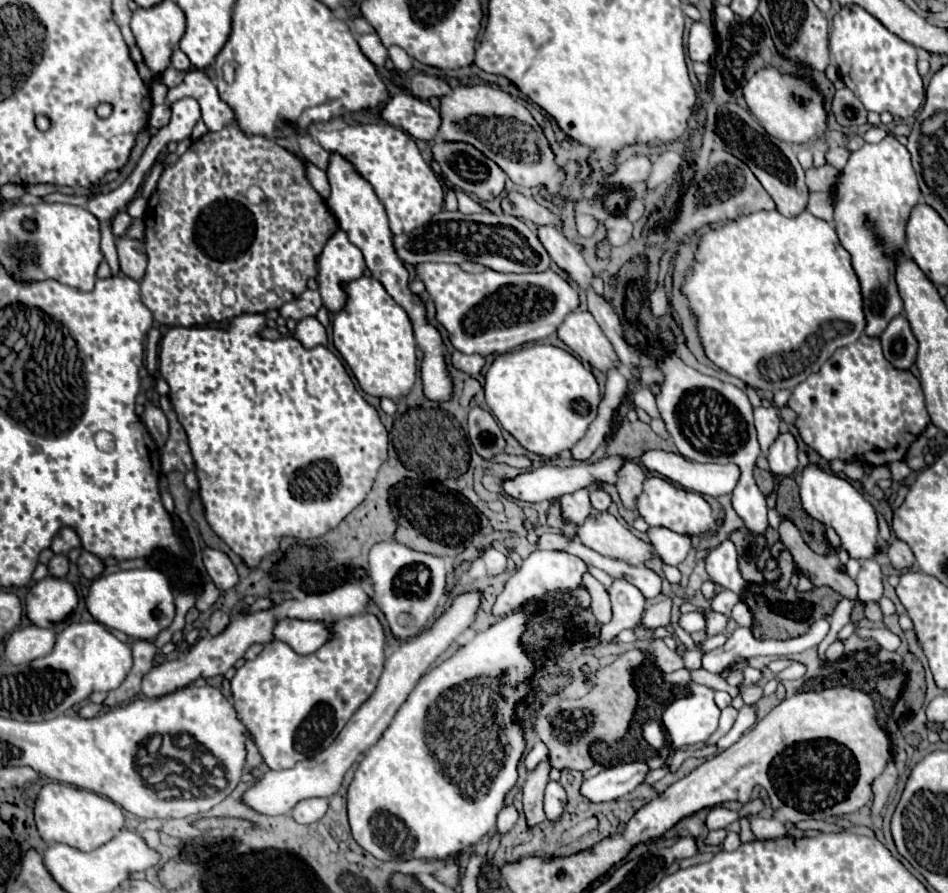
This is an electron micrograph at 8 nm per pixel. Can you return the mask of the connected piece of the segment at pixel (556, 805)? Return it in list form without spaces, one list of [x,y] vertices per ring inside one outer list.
[[[550,781],[546,785],[546,797],[544,797],[544,811],[546,811],[546,817],[550,821],[560,821],[562,815],[564,815],[564,807],[566,807],[566,791],[562,789],[560,783],[556,781]]]

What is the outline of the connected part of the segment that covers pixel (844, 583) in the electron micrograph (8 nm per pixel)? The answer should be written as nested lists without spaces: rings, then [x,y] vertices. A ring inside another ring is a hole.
[[[790,521],[780,523],[780,541],[790,549],[796,567],[800,569],[802,575],[810,577],[816,587],[826,585],[838,591],[842,597],[858,603],[858,593],[856,593],[856,583],[846,575],[836,571],[838,567],[838,551],[830,551],[826,555],[814,553],[800,537],[798,529]]]

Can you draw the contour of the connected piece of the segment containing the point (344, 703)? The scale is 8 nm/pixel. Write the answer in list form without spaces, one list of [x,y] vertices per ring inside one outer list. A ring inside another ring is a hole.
[[[358,615],[334,623],[336,639],[328,641],[312,655],[296,655],[286,643],[270,641],[264,651],[236,669],[232,677],[234,709],[244,727],[252,733],[254,743],[270,769],[290,769],[298,761],[308,759],[328,747],[354,711],[376,689],[378,677],[384,669],[384,629],[374,615]]]

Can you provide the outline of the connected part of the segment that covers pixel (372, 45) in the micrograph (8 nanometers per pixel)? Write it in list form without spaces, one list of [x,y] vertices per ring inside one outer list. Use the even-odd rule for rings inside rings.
[[[360,35],[358,37],[358,45],[362,49],[362,53],[376,65],[376,67],[382,67],[384,61],[386,61],[386,47],[380,43],[378,35]]]

